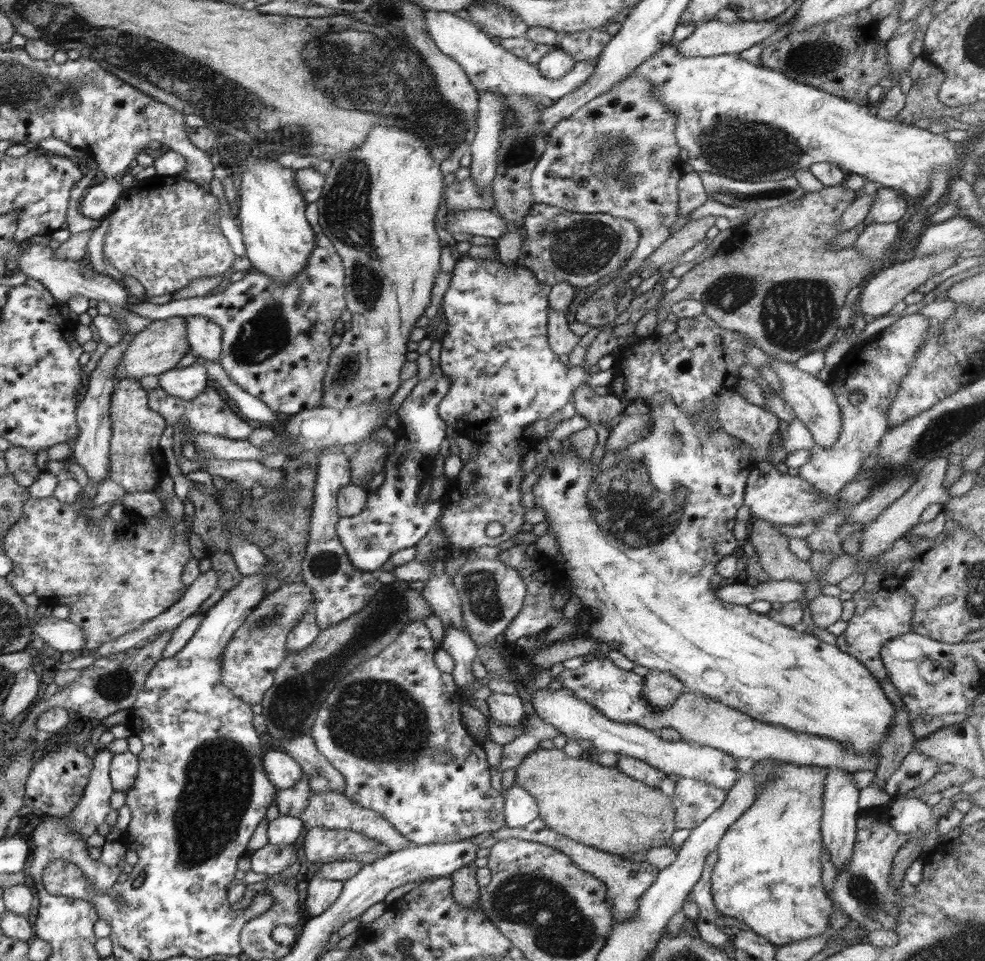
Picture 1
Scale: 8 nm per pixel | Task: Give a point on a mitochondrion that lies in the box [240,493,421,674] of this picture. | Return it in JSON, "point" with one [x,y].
{"point":[323,565]}

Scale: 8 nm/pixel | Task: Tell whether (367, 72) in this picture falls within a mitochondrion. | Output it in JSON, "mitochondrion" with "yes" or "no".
{"mitochondrion":"yes"}

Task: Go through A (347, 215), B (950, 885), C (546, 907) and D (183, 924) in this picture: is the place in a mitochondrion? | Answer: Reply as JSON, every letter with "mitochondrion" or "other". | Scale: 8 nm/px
{"A":"mitochondrion","B":"other","C":"mitochondrion","D":"other"}

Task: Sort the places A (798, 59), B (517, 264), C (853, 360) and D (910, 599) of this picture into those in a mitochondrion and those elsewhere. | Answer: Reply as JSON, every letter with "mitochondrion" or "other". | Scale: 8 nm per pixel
{"A":"mitochondrion","B":"other","C":"other","D":"other"}

